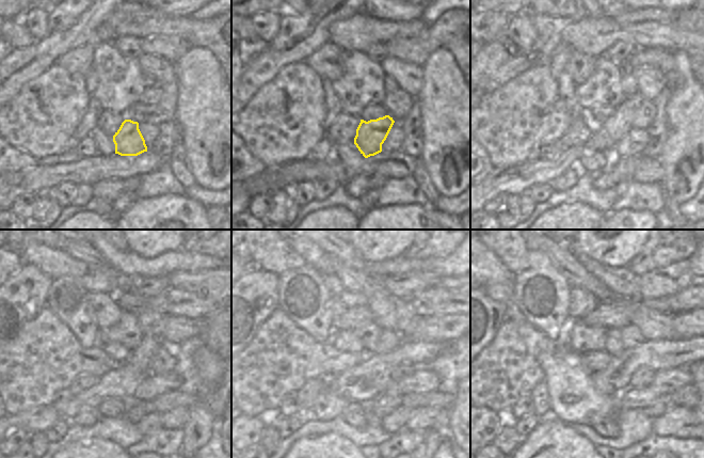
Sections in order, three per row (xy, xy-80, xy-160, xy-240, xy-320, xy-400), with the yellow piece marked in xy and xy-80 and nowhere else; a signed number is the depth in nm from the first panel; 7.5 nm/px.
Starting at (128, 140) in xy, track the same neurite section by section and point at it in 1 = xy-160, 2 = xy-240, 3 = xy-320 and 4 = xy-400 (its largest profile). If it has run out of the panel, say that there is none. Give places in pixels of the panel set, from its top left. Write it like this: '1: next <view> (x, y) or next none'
1: next xy-160 (618, 125)
2: next xy-240 (141, 357)
3: next xy-320 (389, 341)
4: next xy-400 (630, 335)

